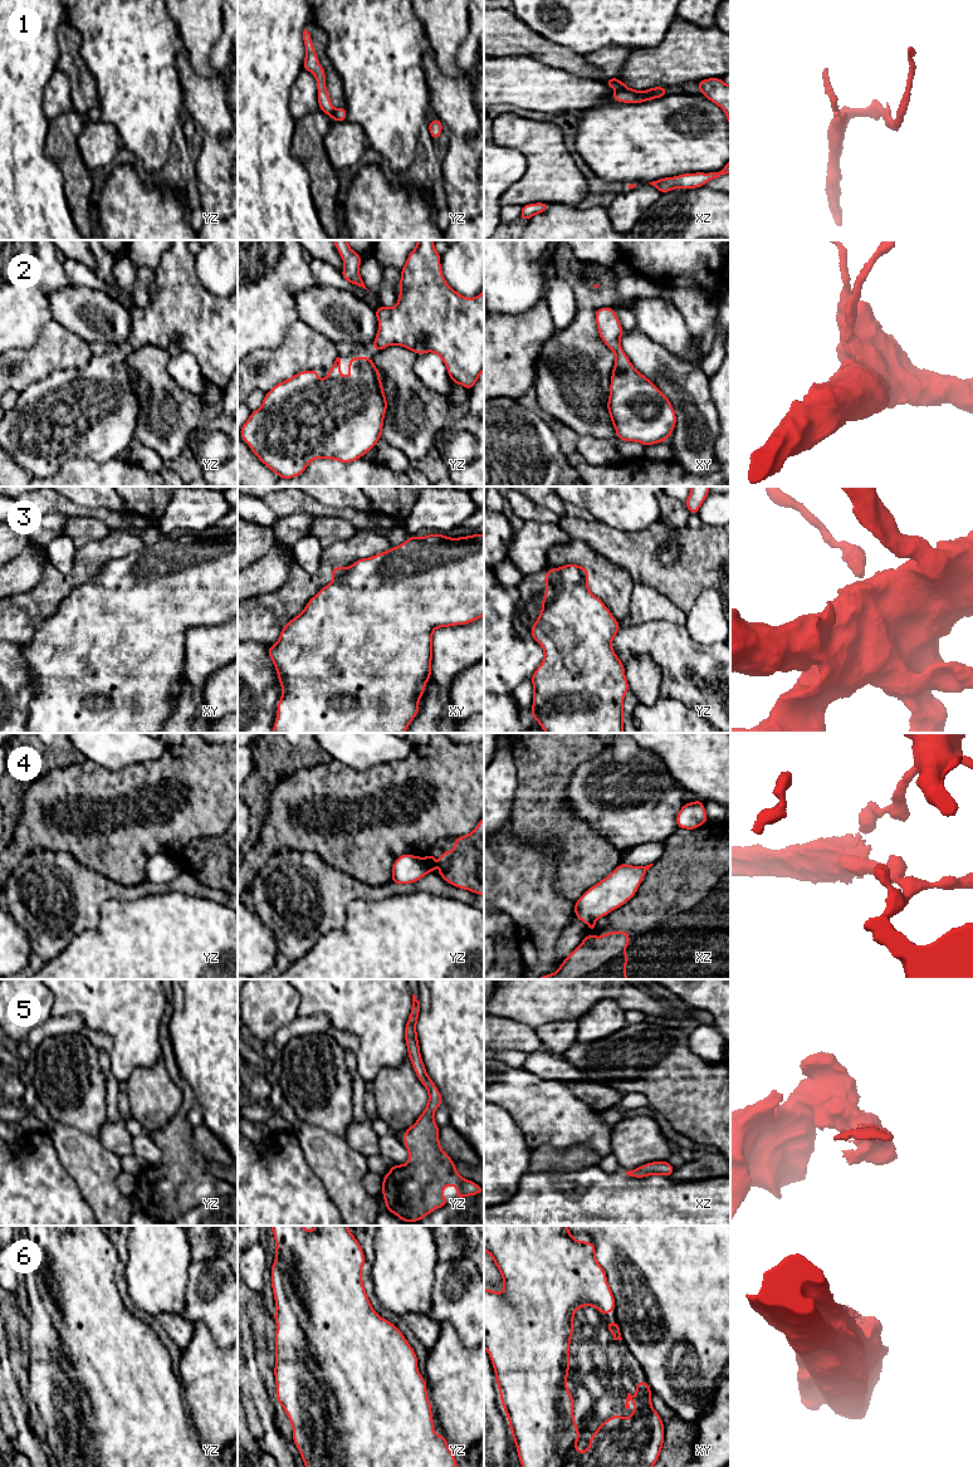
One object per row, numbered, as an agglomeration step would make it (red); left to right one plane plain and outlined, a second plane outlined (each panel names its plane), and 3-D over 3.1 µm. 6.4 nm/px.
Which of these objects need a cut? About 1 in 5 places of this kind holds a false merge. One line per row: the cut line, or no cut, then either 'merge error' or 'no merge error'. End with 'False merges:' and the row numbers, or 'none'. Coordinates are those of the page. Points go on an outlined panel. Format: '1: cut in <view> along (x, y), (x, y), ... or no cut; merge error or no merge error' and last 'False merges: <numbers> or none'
1: cut in xz along (626, 87), (617, 89); merge error
2: no cut; no merge error
3: cut in yz along (578, 567), (586, 586); merge error
4: cut in yz along (425, 860), (429, 870); merge error
5: no cut; no merge error
6: no cut; no merge error
False merges: 1, 3, 4

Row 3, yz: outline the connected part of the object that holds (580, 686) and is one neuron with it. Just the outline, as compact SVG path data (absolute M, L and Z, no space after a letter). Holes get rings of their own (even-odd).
M576 563L548 569L544 582L547 592L542 600L542 611L530 627L532 639L544 651L543 661L532 674L530 717L546 733L624 733L624 698L630 686L624 664L611 646L621 629L620 624L605 603L588 590Z

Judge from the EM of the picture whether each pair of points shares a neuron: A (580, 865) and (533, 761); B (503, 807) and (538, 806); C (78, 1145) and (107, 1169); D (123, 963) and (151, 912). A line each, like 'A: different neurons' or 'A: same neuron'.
A: same neuron
B: different neurons
C: same neuron
D: same neuron

